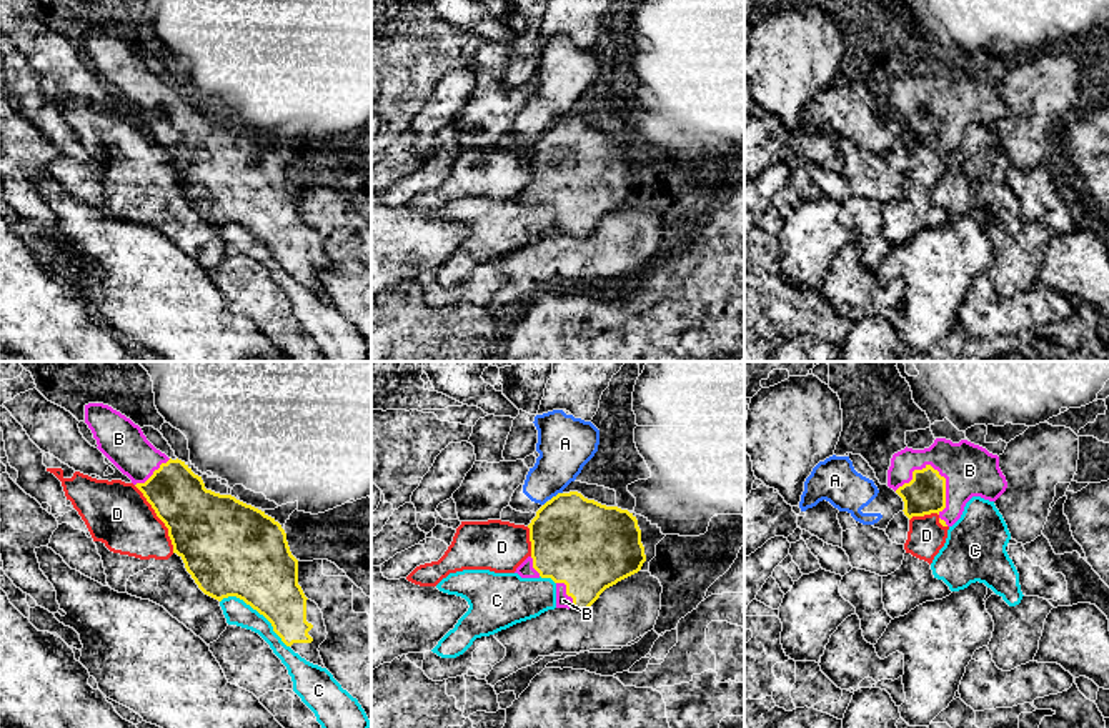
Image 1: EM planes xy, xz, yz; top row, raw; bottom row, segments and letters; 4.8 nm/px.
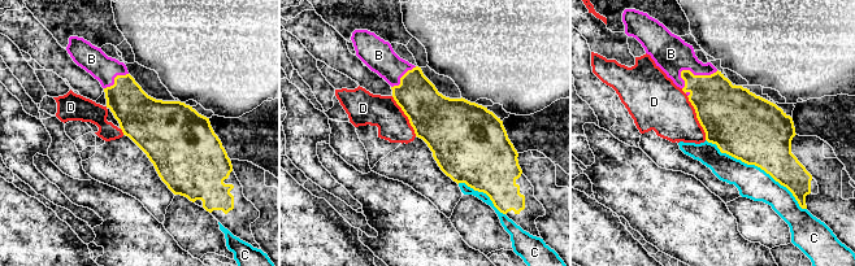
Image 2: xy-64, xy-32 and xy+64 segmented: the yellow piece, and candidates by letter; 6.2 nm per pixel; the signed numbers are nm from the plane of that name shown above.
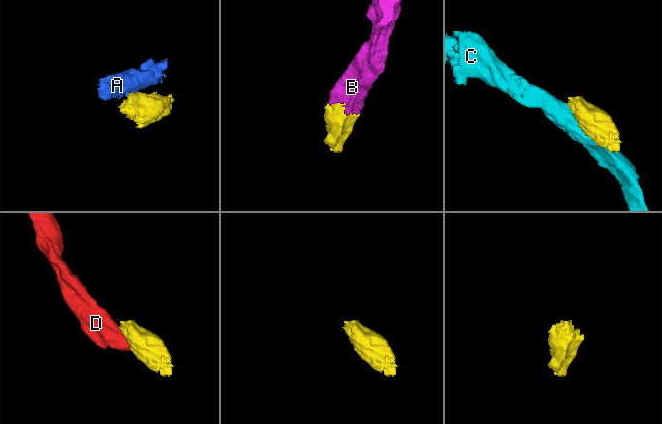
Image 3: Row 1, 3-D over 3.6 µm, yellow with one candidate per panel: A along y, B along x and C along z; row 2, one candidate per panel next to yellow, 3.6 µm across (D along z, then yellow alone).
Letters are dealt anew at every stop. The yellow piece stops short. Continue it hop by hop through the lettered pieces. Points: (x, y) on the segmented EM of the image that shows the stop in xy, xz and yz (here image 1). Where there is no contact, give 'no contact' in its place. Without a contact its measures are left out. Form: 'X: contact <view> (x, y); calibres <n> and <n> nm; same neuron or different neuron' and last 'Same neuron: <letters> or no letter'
A: contact xz (556, 495); calibres 420 and 260 nm; different neuron
B: contact yz (929, 465); calibres 190 and 260 nm; same neuron
C: contact xy (257, 610); calibres 380 and 120 nm; different neuron
D: contact xy (159, 517); calibres 360 and 320 nm; different neuron
Same neuron: B

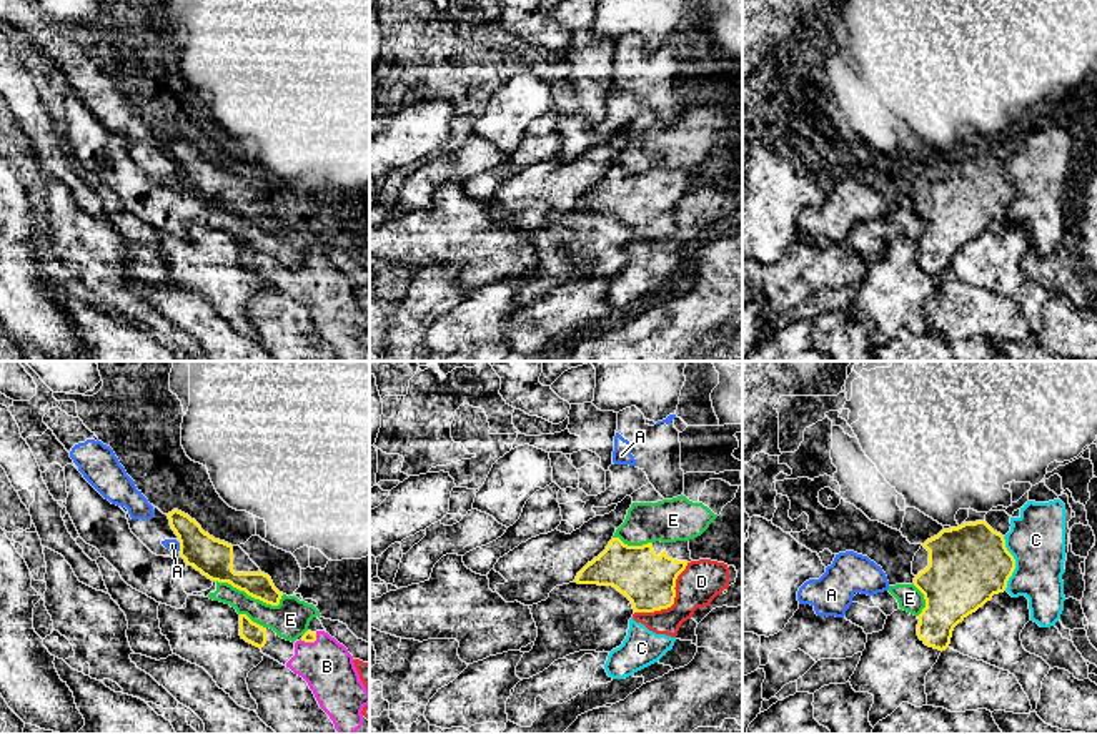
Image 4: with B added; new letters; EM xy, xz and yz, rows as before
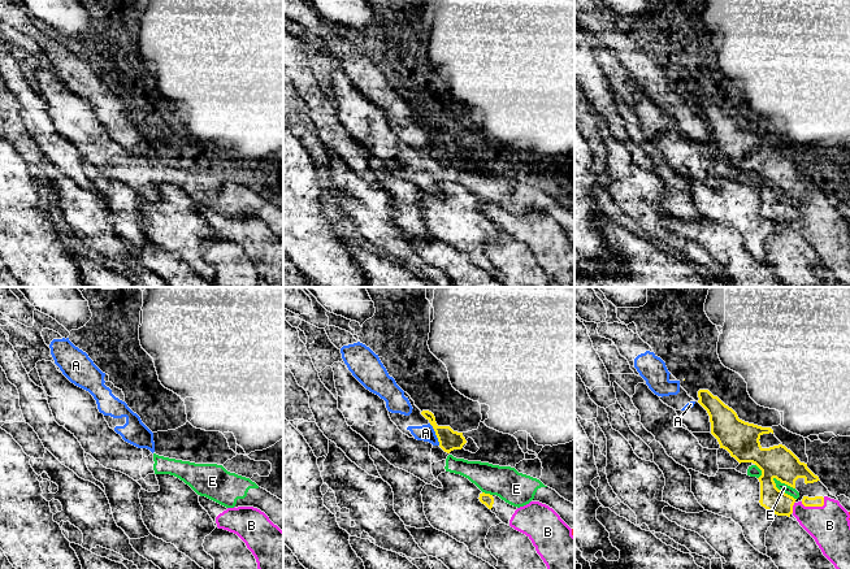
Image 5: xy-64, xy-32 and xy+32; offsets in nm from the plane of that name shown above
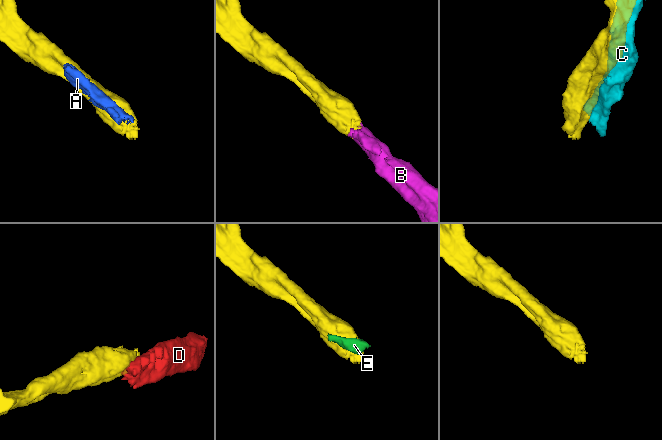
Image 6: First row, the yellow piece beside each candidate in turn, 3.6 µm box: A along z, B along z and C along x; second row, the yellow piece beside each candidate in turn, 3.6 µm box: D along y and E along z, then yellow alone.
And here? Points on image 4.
A: contact xy (180, 546); calibres 190 and 60 nm; different neuron
B: contact xy (310, 641); calibres 60 and 240 nm; same neuron
C: contact yz (1014, 563); calibres 380 and 280 nm; different neuron
D: contact xz (673, 603); calibres 260 and 200 nm; different neuron
E: contact xy (252, 596); calibres 180 and 190 nm; different neuron
Same neuron: B

